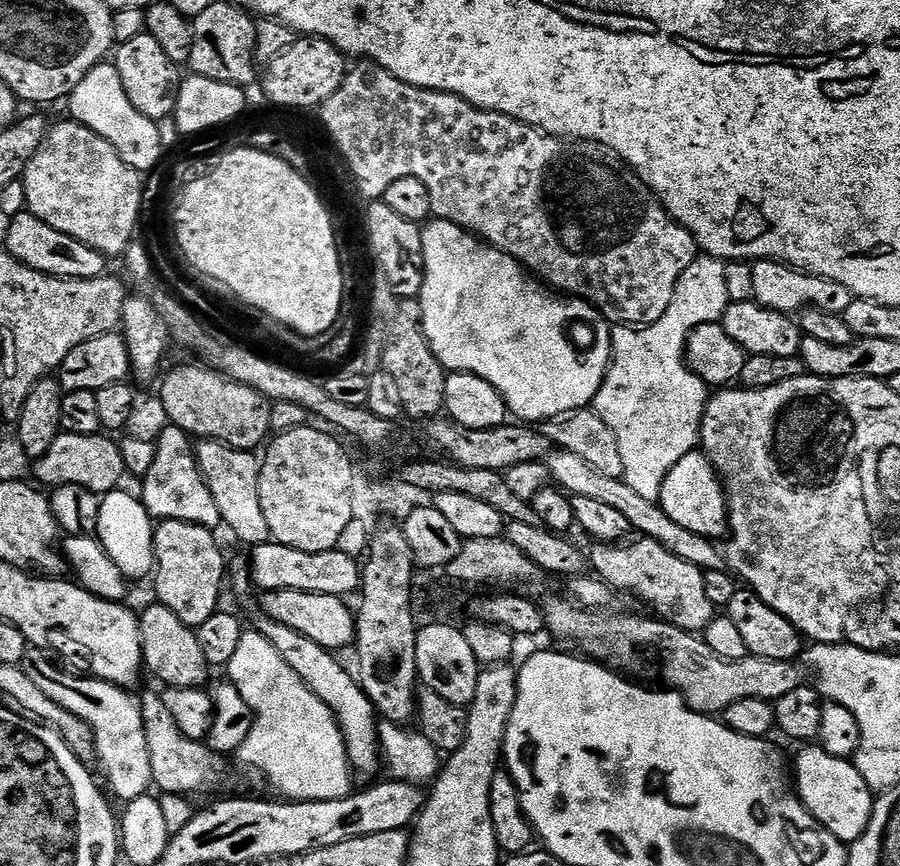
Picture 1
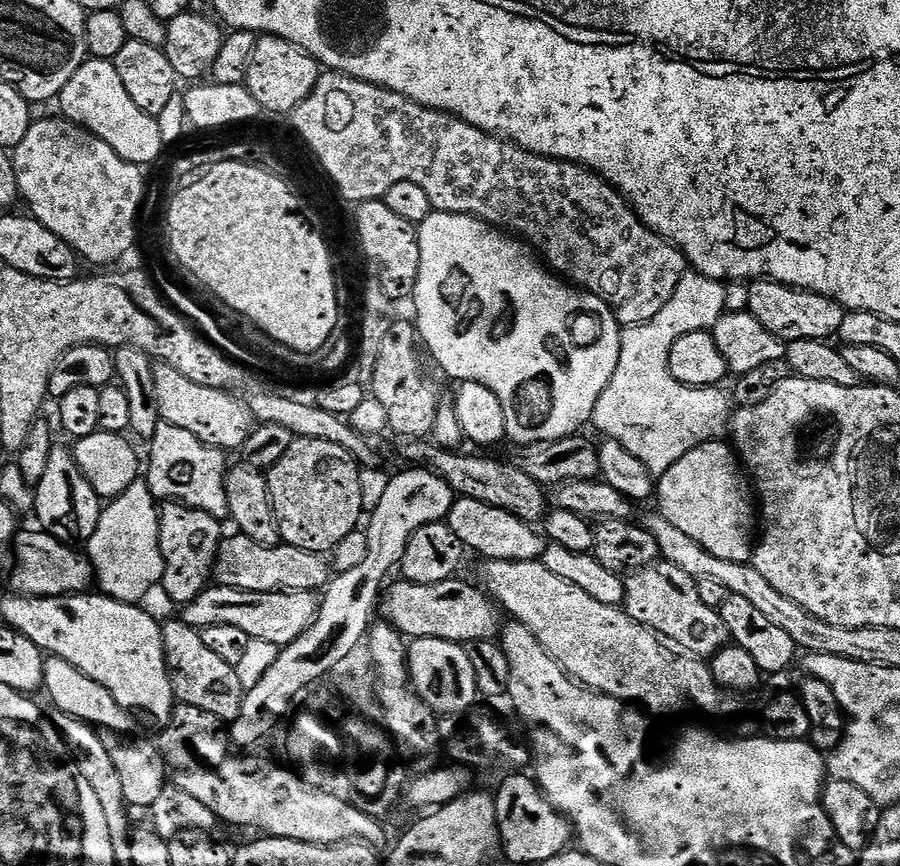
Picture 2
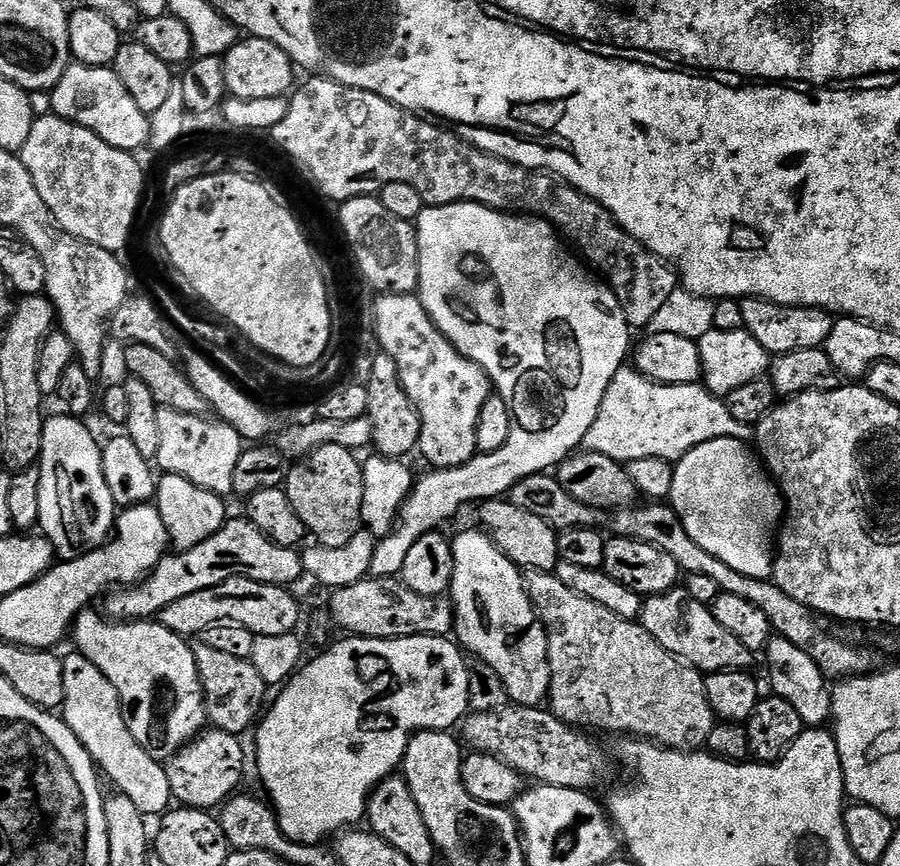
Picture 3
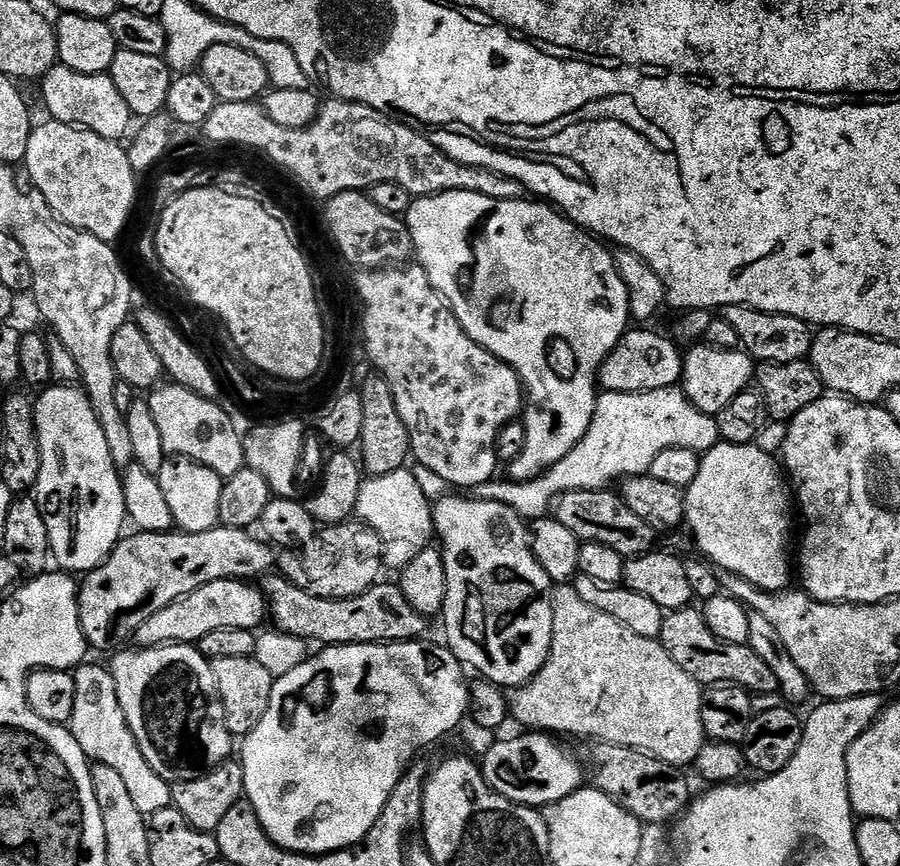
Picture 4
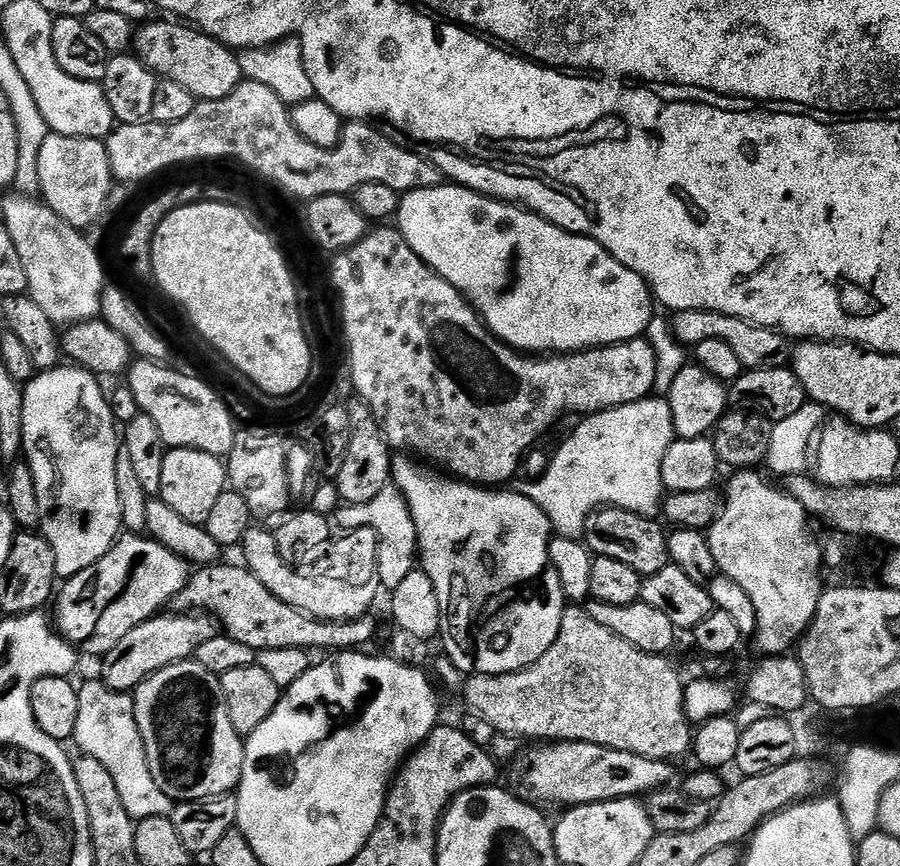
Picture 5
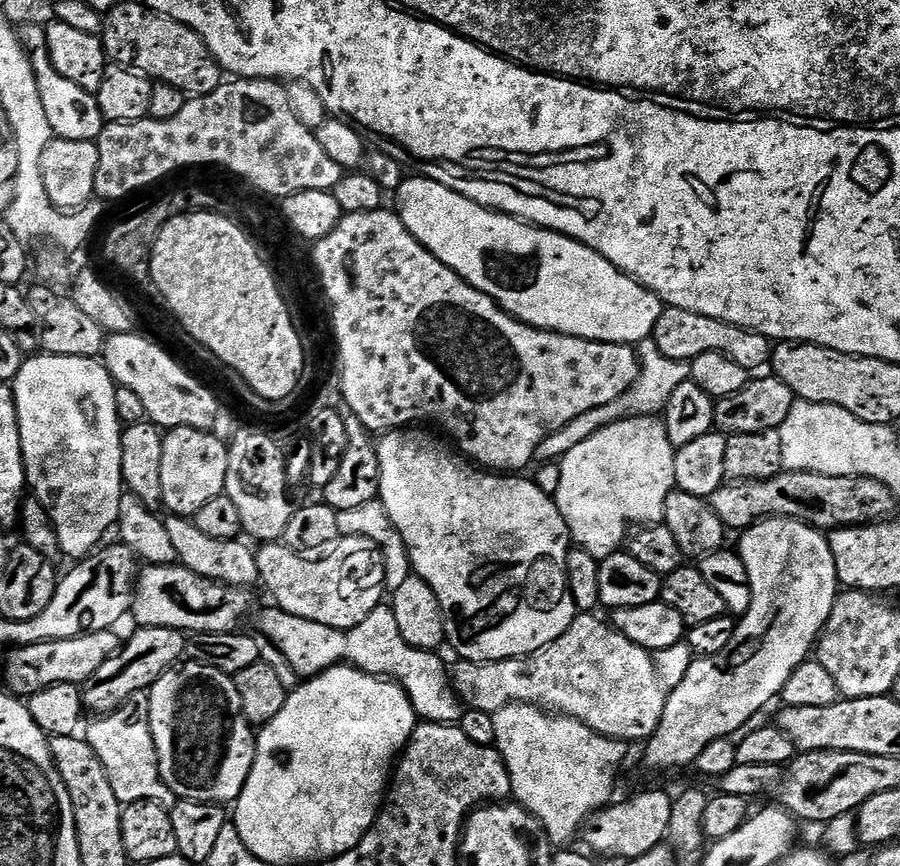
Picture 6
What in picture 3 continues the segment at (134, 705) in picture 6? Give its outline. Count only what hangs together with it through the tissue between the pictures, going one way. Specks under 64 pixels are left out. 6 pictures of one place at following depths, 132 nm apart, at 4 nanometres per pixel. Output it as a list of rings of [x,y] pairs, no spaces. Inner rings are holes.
[[[71,655],[63,657],[66,682],[66,698],[62,709],[64,723],[76,735],[78,742],[82,742],[93,764],[106,780],[108,775],[115,791],[130,798],[130,802],[134,802],[134,806],[138,806],[138,810],[146,818],[163,816],[173,803],[170,778],[166,778],[164,764],[146,754],[146,750],[138,746],[134,734],[130,734],[118,690],[110,686],[110,678],[106,678],[106,674],[102,674],[102,670],[98,670],[98,666],[94,666],[94,662],[90,662],[85,656]]]

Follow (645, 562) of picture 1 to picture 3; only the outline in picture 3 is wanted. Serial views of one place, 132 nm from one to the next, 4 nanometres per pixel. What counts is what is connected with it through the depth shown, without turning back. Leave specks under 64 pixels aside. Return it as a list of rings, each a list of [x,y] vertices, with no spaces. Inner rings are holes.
[[[677,586],[671,592],[663,592],[657,596],[647,597],[644,600],[644,608],[640,612],[639,623],[644,625],[644,629],[671,656],[680,657],[685,664],[691,664],[702,674],[709,672],[738,672],[753,667],[751,664],[752,660],[754,660],[754,653],[746,646],[742,646],[742,642],[738,642],[738,638],[734,638],[734,634],[730,634],[730,630],[726,630],[720,625],[718,618],[714,618],[709,605],[702,602],[694,602],[690,598],[687,587]]]

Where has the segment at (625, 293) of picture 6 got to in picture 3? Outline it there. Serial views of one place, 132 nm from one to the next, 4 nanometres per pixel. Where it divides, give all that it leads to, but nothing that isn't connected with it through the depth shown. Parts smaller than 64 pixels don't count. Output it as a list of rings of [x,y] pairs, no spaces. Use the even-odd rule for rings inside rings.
[[[447,204],[437,208],[424,207],[422,214],[414,222],[414,227],[416,237],[418,238],[418,254],[420,255],[420,286],[418,295],[422,306],[426,306],[426,314],[430,314],[434,326],[438,326],[440,333],[467,360],[474,362],[491,378],[495,395],[502,397],[510,410],[513,425],[510,430],[510,438],[506,438],[506,446],[501,446],[500,449],[493,452],[479,453],[473,460],[457,468],[428,470],[428,473],[421,480],[419,477],[413,483],[412,493],[408,495],[406,502],[400,507],[400,519],[397,520],[395,528],[392,529],[392,533],[389,536],[383,537],[377,543],[374,550],[371,575],[376,578],[399,577],[402,570],[402,562],[406,562],[406,554],[410,554],[410,546],[414,546],[414,542],[418,542],[418,538],[422,538],[428,532],[437,531],[441,527],[440,523],[443,520],[450,519],[459,508],[464,508],[467,504],[476,506],[486,500],[499,500],[507,497],[511,488],[518,486],[518,482],[522,482],[522,478],[551,473],[565,458],[577,451],[583,445],[590,426],[594,426],[594,418],[598,418],[598,406],[602,406],[602,398],[606,394],[614,374],[618,374],[618,370],[625,367],[627,360],[624,359],[627,356],[629,359],[630,349],[634,344],[634,339],[632,340],[632,335],[634,335],[633,329],[626,318],[624,307],[618,302],[618,298],[613,294],[612,289],[608,287],[603,279],[593,275],[571,251],[568,253],[564,249],[566,247],[565,241],[560,233],[552,227],[550,221],[542,220],[539,216],[499,212],[481,204]]]

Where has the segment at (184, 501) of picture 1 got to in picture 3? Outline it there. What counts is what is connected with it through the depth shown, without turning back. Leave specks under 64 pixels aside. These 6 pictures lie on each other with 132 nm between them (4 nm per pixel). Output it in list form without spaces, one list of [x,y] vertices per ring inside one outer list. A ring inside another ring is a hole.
[[[158,407],[159,445],[154,464],[161,473],[178,474],[178,478],[186,478],[194,486],[202,486],[202,490],[228,498],[234,486],[234,466],[238,466],[246,441],[234,426],[216,418],[208,419],[207,415],[182,414],[173,408]]]

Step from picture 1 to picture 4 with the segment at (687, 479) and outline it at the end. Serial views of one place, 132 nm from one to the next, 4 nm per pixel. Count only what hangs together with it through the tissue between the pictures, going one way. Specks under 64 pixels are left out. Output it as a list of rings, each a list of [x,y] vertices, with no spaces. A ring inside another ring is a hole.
[[[753,442],[750,444],[726,444],[719,443],[708,449],[700,458],[700,466],[698,468],[698,478],[694,478],[694,482],[686,489],[684,497],[684,515],[686,517],[687,527],[692,527],[692,532],[696,535],[696,544],[701,548],[703,555],[717,569],[733,572],[742,578],[746,578],[754,586],[758,586],[767,592],[782,592],[789,587],[788,579],[793,579],[794,564],[788,561],[788,543],[792,540],[792,512],[794,516],[794,492],[790,487],[789,481],[786,479],[785,473],[782,471],[781,465],[778,463],[777,457],[770,453],[766,453]]]

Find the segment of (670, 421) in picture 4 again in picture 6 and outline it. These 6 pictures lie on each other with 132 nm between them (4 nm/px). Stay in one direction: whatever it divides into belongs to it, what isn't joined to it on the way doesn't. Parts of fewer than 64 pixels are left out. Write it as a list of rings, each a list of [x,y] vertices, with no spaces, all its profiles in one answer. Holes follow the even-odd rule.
[[[655,416],[619,420],[609,428],[590,434],[582,446],[574,446],[570,454],[558,461],[562,478],[558,481],[558,494],[554,497],[568,527],[571,543],[577,548],[585,548],[595,560],[601,561],[625,547],[633,526],[661,523],[666,510],[666,498],[670,498],[676,488],[675,457],[676,449],[666,434],[664,421]]]

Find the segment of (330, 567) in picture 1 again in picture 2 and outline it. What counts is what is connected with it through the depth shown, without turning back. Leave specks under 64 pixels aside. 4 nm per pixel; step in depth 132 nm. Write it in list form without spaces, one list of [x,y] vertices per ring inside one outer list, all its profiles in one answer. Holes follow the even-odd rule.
[[[239,534],[221,539],[216,555],[214,580],[238,590],[251,592],[316,592],[323,589],[330,579],[330,564],[319,552],[298,550],[281,543],[271,548],[262,546]]]

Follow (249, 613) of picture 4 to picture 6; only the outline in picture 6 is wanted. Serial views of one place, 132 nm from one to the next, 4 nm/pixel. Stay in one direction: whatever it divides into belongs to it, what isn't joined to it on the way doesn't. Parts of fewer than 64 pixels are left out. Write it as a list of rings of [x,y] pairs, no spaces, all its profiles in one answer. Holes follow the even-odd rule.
[[[141,628],[135,629],[129,640],[121,643],[120,649],[94,674],[84,685],[82,695],[84,707],[92,714],[107,714],[113,712],[118,706],[122,706],[131,696],[139,692],[151,689],[152,684],[164,672],[177,667],[178,662],[186,656],[185,633],[173,628]]]

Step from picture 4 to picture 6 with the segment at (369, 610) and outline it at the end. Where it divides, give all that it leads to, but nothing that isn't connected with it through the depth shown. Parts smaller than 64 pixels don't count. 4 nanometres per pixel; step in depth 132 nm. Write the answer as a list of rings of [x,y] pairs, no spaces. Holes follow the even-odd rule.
[[[158,564],[145,567],[139,573],[130,616],[141,628],[173,628],[185,634],[234,632],[243,625],[240,623],[252,608],[252,594],[247,588],[231,588],[203,580],[183,566]]]

